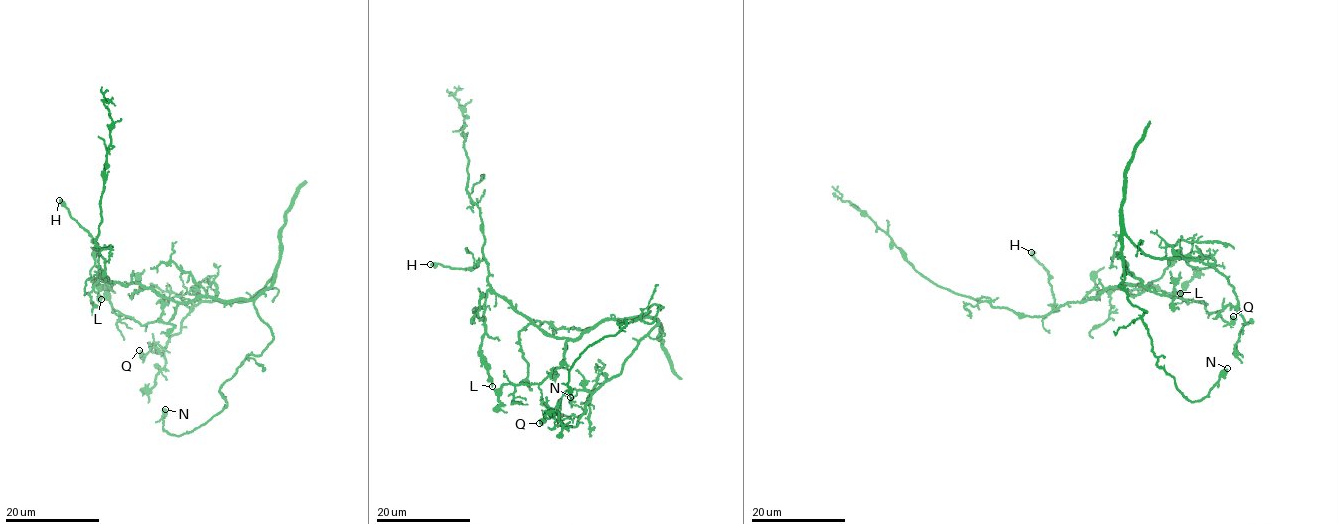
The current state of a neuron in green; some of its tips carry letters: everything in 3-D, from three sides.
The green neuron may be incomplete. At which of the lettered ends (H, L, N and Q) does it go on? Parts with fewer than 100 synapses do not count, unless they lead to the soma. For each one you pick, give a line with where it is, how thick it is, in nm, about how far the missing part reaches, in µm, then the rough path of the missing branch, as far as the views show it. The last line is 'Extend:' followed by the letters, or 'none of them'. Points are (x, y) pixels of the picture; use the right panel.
Extend: none of them

